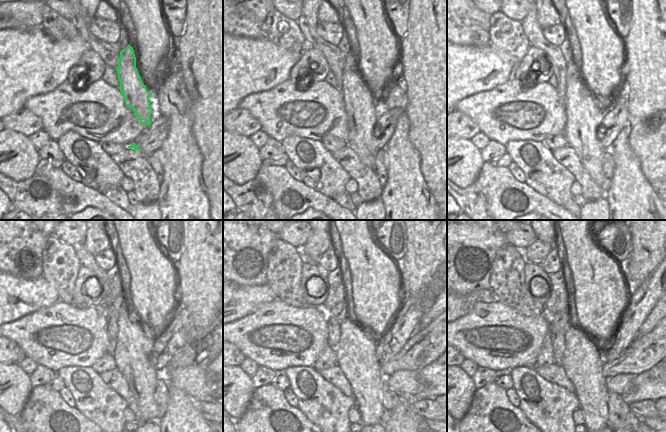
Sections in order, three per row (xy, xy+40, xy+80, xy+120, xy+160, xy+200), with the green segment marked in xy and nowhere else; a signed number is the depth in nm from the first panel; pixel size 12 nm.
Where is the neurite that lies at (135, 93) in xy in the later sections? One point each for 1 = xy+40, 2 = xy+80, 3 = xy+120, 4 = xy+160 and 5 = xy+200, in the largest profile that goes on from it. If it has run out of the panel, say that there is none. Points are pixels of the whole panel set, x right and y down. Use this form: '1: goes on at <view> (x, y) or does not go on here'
1: goes on at xy+40 (360, 106)
2: goes on at xy+80 (583, 112)
3: goes on at xy+120 (135, 341)
4: goes on at xy+160 (356, 352)
5: goes on at xy+200 (582, 362)

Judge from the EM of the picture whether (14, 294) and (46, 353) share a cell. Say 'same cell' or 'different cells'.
different cells

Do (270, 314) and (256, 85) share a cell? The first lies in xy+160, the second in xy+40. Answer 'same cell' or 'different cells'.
different cells

